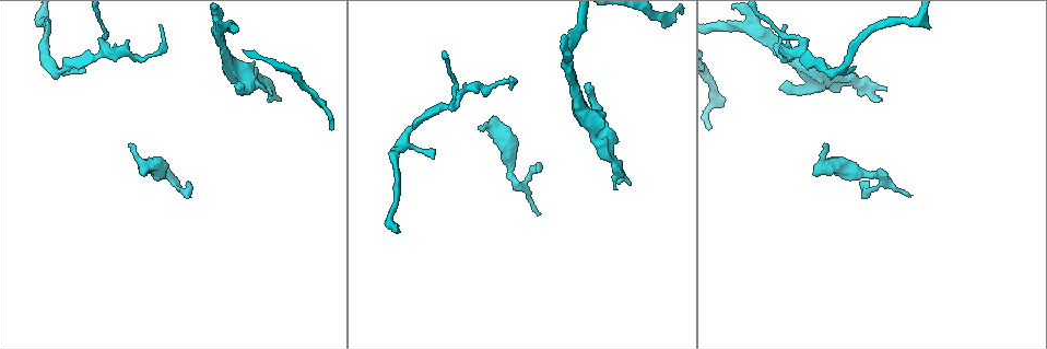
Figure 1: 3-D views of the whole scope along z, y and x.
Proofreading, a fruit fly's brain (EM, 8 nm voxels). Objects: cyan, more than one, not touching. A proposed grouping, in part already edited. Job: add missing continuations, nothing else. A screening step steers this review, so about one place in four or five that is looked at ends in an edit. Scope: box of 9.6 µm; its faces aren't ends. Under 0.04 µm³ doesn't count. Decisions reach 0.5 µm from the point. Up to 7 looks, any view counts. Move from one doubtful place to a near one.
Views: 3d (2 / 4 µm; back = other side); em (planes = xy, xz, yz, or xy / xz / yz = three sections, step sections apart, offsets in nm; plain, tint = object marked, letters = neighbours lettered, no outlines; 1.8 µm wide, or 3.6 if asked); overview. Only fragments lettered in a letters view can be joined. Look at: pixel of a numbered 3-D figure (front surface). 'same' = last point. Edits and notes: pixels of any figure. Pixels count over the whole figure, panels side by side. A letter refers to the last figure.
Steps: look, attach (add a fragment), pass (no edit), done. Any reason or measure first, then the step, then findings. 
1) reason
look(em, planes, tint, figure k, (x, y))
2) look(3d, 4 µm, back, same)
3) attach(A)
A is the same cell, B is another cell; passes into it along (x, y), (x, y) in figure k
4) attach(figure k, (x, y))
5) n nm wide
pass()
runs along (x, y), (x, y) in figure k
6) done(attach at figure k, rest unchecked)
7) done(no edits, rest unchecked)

an open end
look(3d, 2 µm, figure 1, (478, 126))

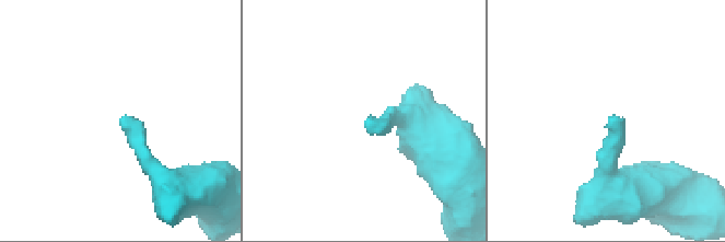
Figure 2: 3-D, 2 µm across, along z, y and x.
look(em, planes, letters, figure 2, (120, 119))

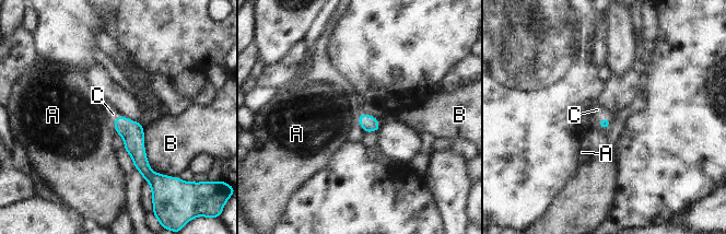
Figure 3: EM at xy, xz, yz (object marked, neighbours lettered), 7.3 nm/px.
attach(C)
C is the same cell, A and B are other cells; passes into it along (602, 123), (602, 119), (597, 109) in figure 3; the neuron continues

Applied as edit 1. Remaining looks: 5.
redraw
look(overview)

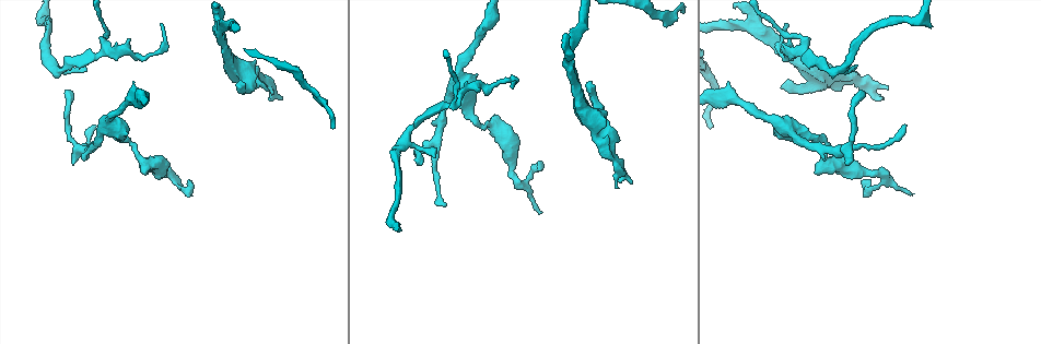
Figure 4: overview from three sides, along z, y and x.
branch stops here
look(3d, 2 µm, figure 4, (236, 84))

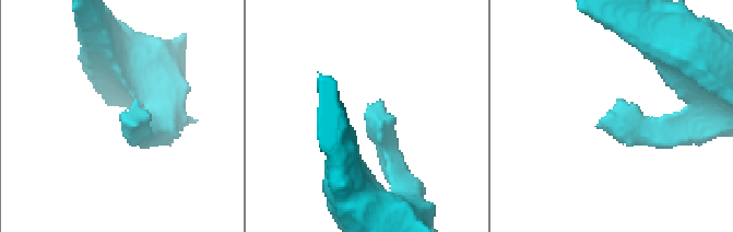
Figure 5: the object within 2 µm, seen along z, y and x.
look(em, planes, letters, figure 5, (126, 117))

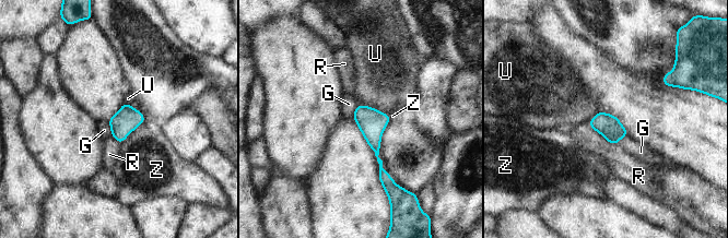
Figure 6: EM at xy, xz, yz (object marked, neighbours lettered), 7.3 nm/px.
R touches over 280 nm
pass()
G, R, U and Z are other cells; border along (357, 104), (352, 117) in figure 6; none of them fits

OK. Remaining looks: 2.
an open end
look(em, xz, step 16, letters, figure 4, (187, 181))

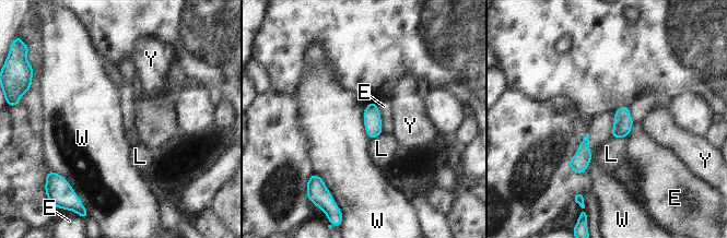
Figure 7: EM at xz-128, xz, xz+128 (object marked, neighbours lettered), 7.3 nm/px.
pass()
E, L, W and Y are other cells; border along (591, 154), (587, 168), (582, 173) in figure 7; none of them fits

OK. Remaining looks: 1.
done(attach at figure 3, rest unchecked)

